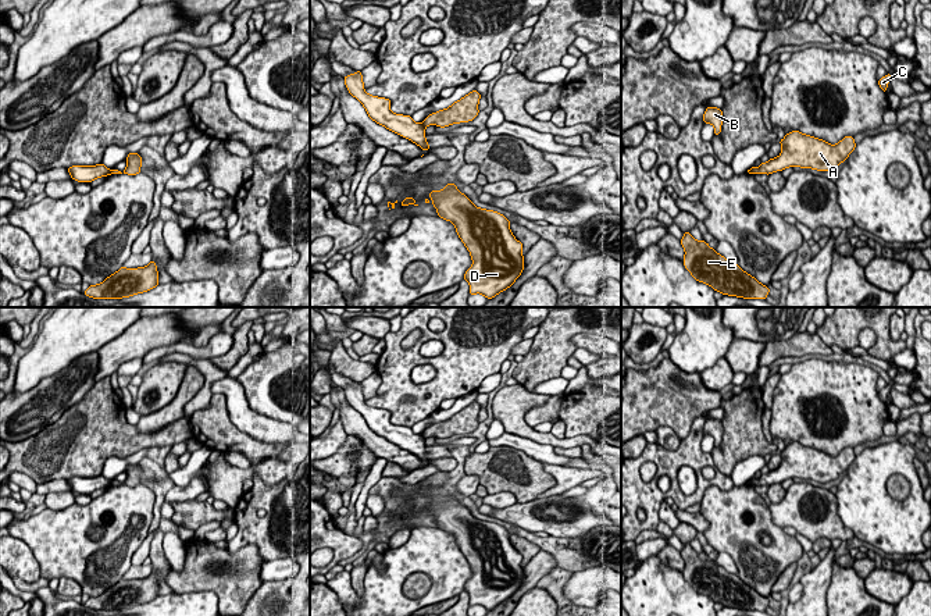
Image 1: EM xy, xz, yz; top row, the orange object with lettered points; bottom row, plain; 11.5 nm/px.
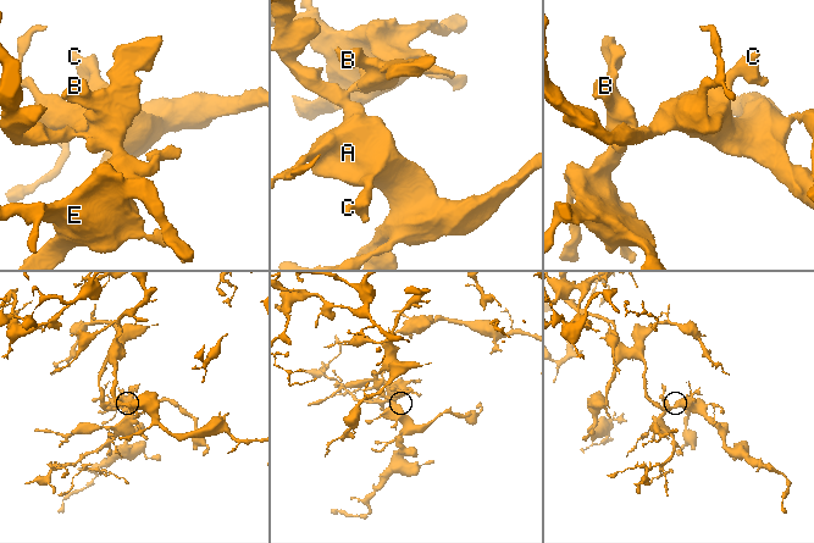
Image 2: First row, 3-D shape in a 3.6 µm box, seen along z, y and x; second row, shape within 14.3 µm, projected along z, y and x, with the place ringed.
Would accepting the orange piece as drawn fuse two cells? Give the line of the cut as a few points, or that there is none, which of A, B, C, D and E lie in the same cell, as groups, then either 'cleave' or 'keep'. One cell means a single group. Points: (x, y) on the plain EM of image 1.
xy (110, 481), (111, 484) | A C D / B E | cleave

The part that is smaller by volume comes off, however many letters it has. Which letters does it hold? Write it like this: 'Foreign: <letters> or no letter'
Foreign: B, E

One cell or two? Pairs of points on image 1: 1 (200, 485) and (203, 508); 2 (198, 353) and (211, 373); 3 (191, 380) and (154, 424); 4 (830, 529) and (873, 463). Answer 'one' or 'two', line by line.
1: two
2: two
3: one
4: two

